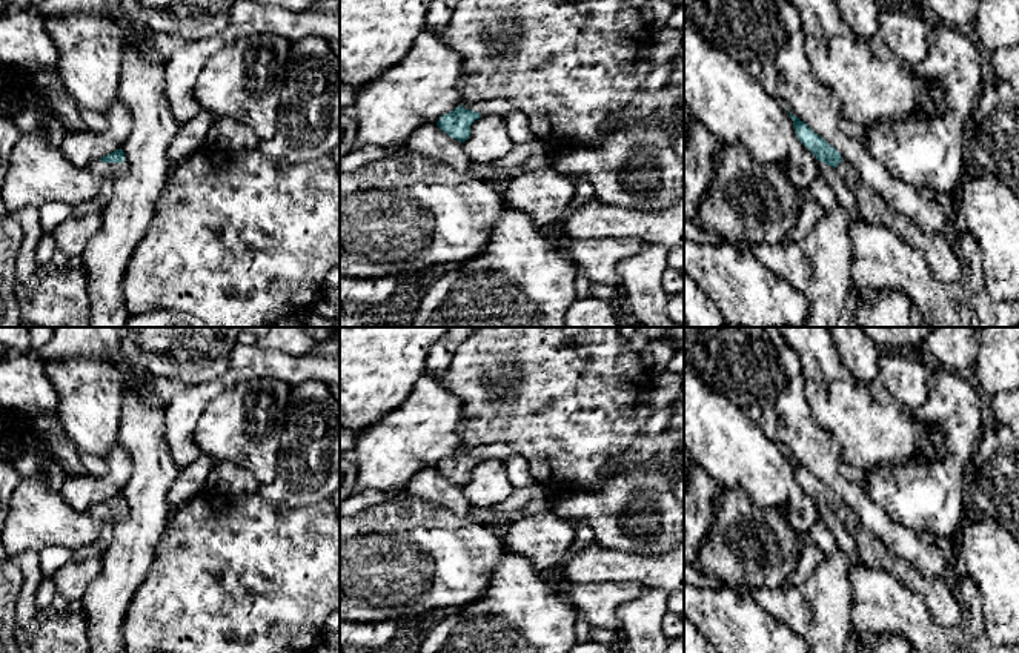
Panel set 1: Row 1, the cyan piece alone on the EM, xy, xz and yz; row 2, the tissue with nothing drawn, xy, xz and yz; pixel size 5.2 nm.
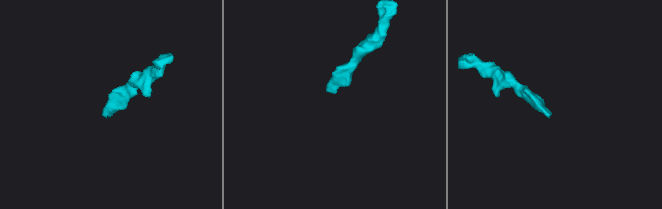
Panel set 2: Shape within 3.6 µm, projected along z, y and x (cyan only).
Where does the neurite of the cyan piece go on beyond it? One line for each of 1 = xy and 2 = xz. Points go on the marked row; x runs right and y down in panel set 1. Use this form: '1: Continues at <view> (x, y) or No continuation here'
1: Continues at xy (103, 169)
2: No continuation here

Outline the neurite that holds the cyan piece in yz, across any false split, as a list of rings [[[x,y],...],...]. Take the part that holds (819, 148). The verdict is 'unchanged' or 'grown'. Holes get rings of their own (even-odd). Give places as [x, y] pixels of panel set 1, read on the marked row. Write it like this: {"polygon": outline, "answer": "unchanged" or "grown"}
{"polygon": [[[790,111],[788,114],[798,140],[818,161],[831,166],[851,191],[862,221],[887,227],[901,240],[919,249],[928,267],[938,278],[944,281],[962,281],[967,273],[967,258],[956,246],[928,234],[918,221],[895,209],[881,192],[861,178],[856,169],[842,158],[833,146],[815,134]]], "answer": "grown"}

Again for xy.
{"polygon": [[[117,149],[105,157],[101,157],[100,160],[95,160],[89,169],[103,178],[111,177],[111,178],[117,180],[128,174],[129,164],[124,158],[123,151]]], "answer": "grown"}

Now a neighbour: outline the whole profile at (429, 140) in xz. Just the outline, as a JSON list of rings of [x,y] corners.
[[[436,123],[417,128],[406,140],[404,149],[443,163],[458,172],[473,172],[475,166],[463,143],[443,132]]]

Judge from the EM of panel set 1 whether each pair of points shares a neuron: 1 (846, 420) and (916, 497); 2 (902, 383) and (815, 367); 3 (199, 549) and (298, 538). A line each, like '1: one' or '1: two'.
1: two
2: two
3: one

